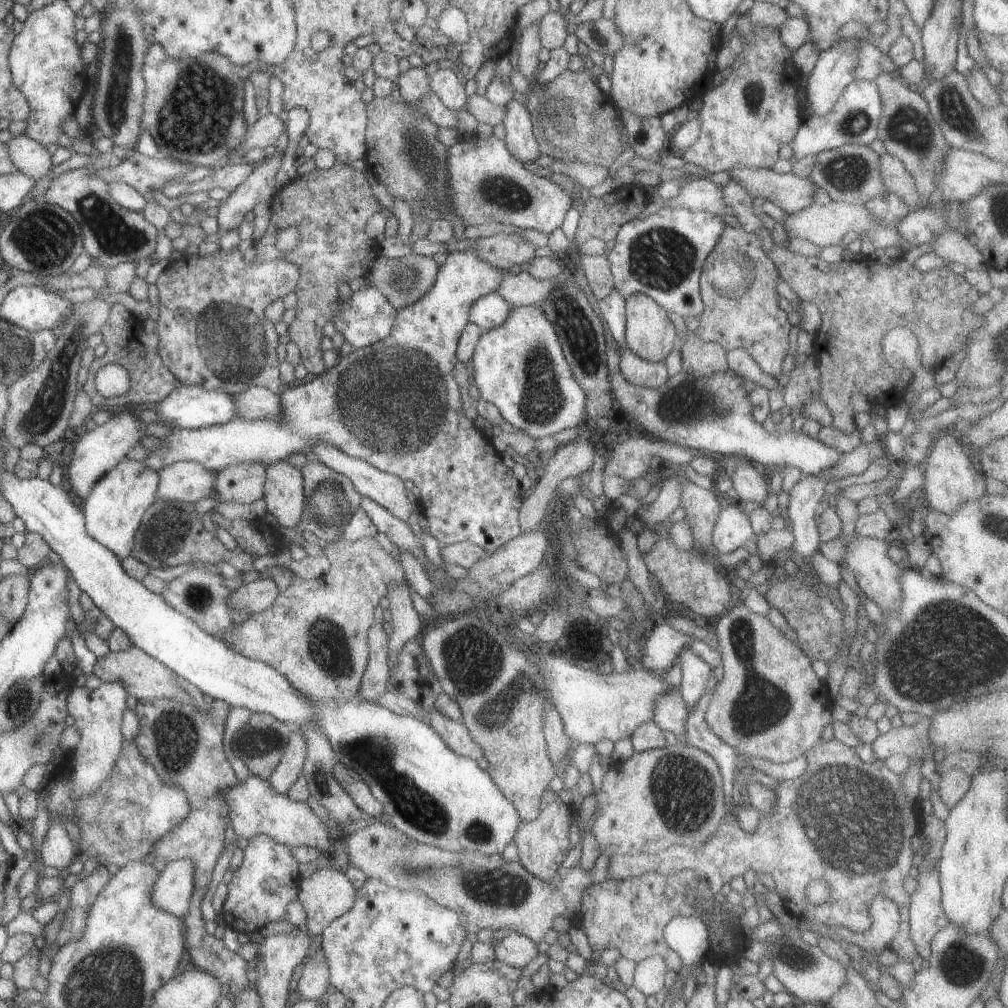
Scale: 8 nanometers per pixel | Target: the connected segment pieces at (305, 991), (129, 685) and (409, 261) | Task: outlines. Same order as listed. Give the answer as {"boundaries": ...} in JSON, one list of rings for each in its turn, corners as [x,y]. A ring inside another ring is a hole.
{"boundaries":[[[[319,948],[315,954],[305,956],[302,960],[301,975],[297,980],[299,1000],[318,1000],[326,996],[328,970],[325,966],[323,950]]],[[[129,645],[126,650],[120,652],[109,652],[106,656],[96,658],[91,673],[99,680],[119,682],[127,695],[132,695],[137,700],[153,701],[157,698],[174,699],[176,702],[195,707],[195,701],[191,700],[189,694],[179,686],[177,676],[160,664],[157,660],[144,654],[139,648]]],[[[412,252],[399,259],[379,255],[365,277],[369,279],[370,286],[381,292],[391,307],[397,310],[418,300],[431,287],[437,270],[438,265],[431,257],[417,256]]]]}

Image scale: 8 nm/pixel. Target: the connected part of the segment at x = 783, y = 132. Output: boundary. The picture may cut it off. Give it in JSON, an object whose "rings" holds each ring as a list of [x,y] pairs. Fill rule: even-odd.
{"rings":[[[748,14],[738,16],[735,24],[737,36],[741,39],[741,52],[735,56],[731,64],[731,74],[719,82],[719,86],[709,86],[700,99],[701,107],[698,112],[698,138],[694,144],[683,150],[680,157],[685,163],[694,164],[703,169],[703,172],[719,173],[727,171],[735,164],[750,165],[770,169],[778,159],[778,150],[783,144],[791,142],[796,134],[801,122],[799,118],[798,105],[795,97],[799,91],[793,88],[791,82],[795,78],[789,75],[789,70],[793,70],[791,54],[779,39],[780,31],[777,27],[768,25],[757,25],[753,23]]]}

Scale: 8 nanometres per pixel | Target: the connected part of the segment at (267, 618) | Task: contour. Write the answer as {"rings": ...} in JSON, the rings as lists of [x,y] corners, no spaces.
{"rings":[[[373,537],[355,541],[335,540],[322,549],[329,562],[329,569],[324,574],[313,579],[293,576],[289,586],[283,592],[278,592],[275,601],[266,610],[250,614],[240,627],[213,637],[221,639],[235,653],[271,666],[291,687],[314,701],[347,701],[357,695],[366,668],[366,631],[372,624],[372,611],[390,585],[405,583],[404,573],[398,562],[382,550]]]}

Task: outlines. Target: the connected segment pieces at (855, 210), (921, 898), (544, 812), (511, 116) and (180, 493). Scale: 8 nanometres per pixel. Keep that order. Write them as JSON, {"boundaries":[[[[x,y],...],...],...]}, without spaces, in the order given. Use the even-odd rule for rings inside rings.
{"boundaries":[[[[831,201],[828,204],[813,202],[802,210],[787,216],[787,219],[782,224],[786,229],[786,234],[789,239],[804,239],[819,248],[845,242],[848,235],[854,230],[863,231],[877,226],[864,210],[863,206],[849,205],[840,201]]],[[[936,868],[918,870],[917,885],[910,896],[908,928],[915,954],[928,959],[931,938],[946,926],[947,920],[941,907],[941,892]]],[[[550,787],[541,795],[539,814],[531,822],[519,823],[515,829],[512,843],[516,848],[517,862],[531,876],[545,881],[556,874],[567,849],[570,847],[567,836],[571,819],[567,806],[557,798],[552,787]]],[[[510,100],[502,124],[505,127],[502,142],[507,153],[521,165],[534,162],[540,153],[527,110],[520,103]]],[[[176,461],[158,471],[156,500],[195,504],[200,499],[213,498],[216,474],[214,471],[206,470],[203,466],[200,466],[199,462]]]]}

